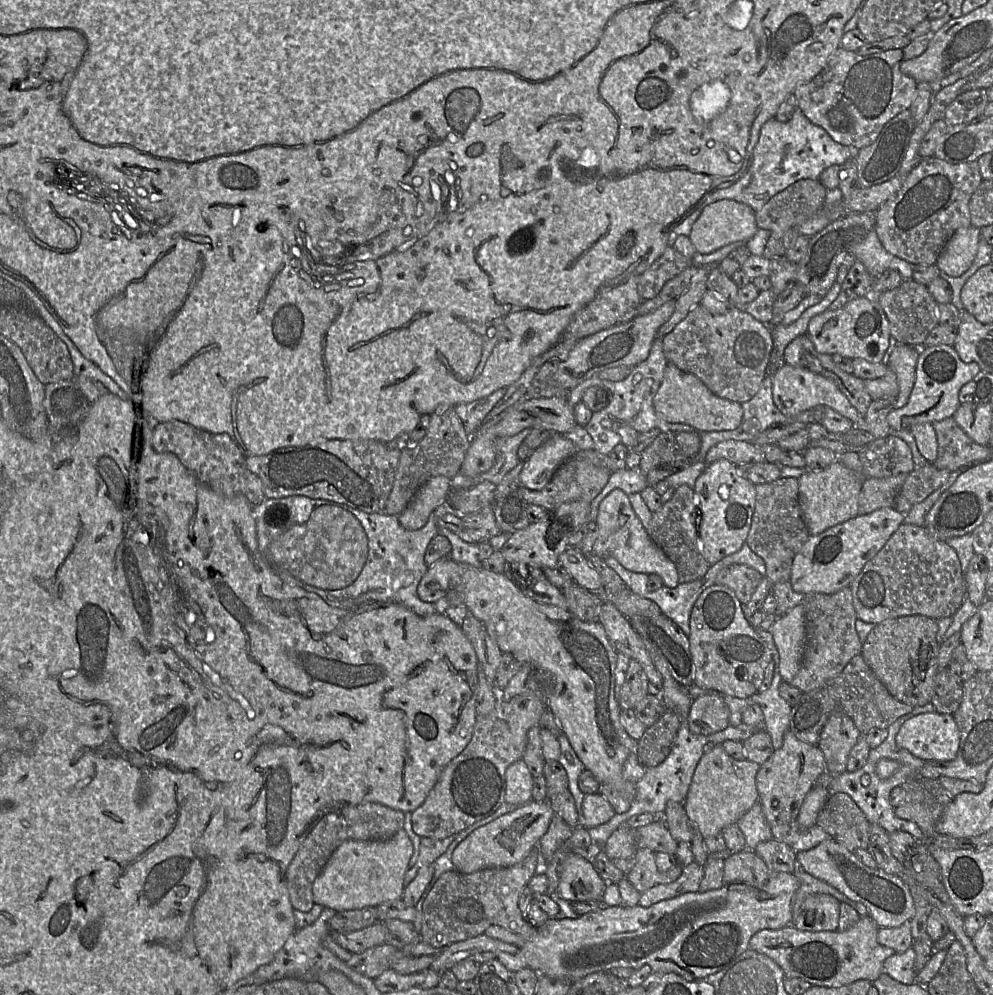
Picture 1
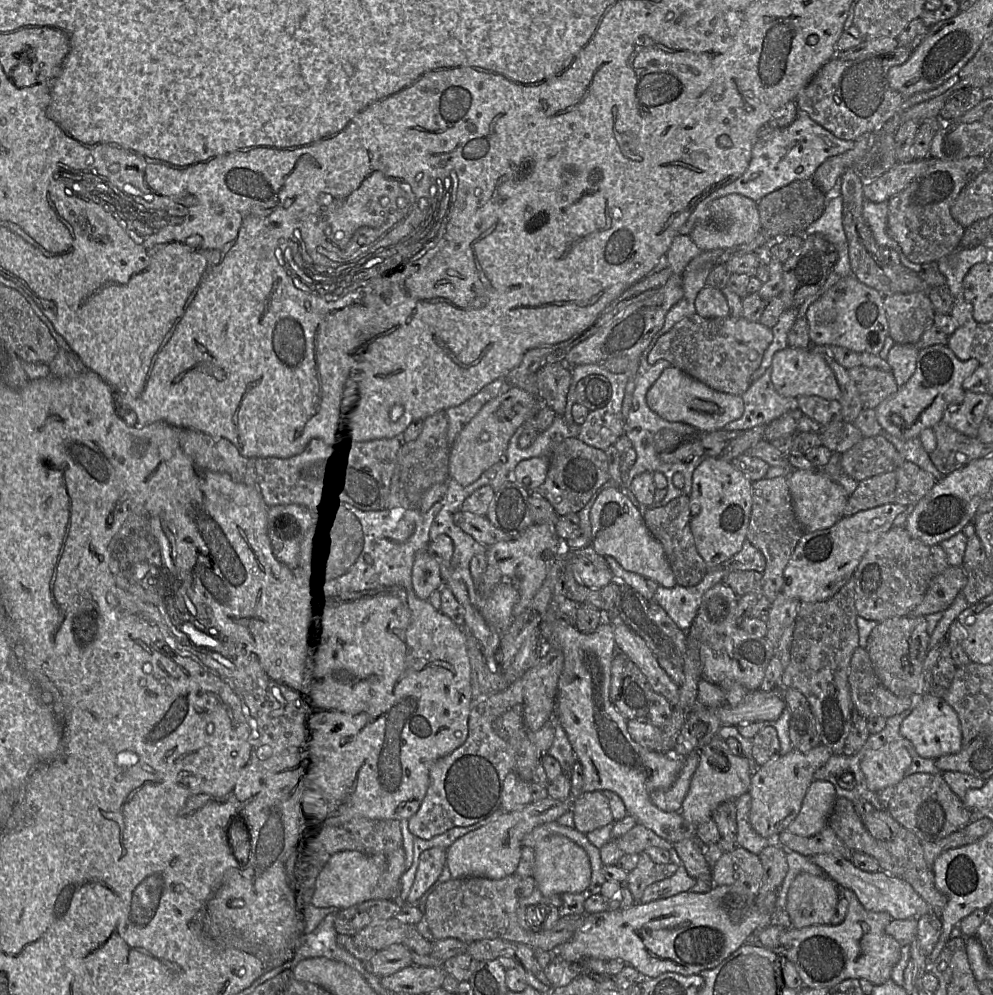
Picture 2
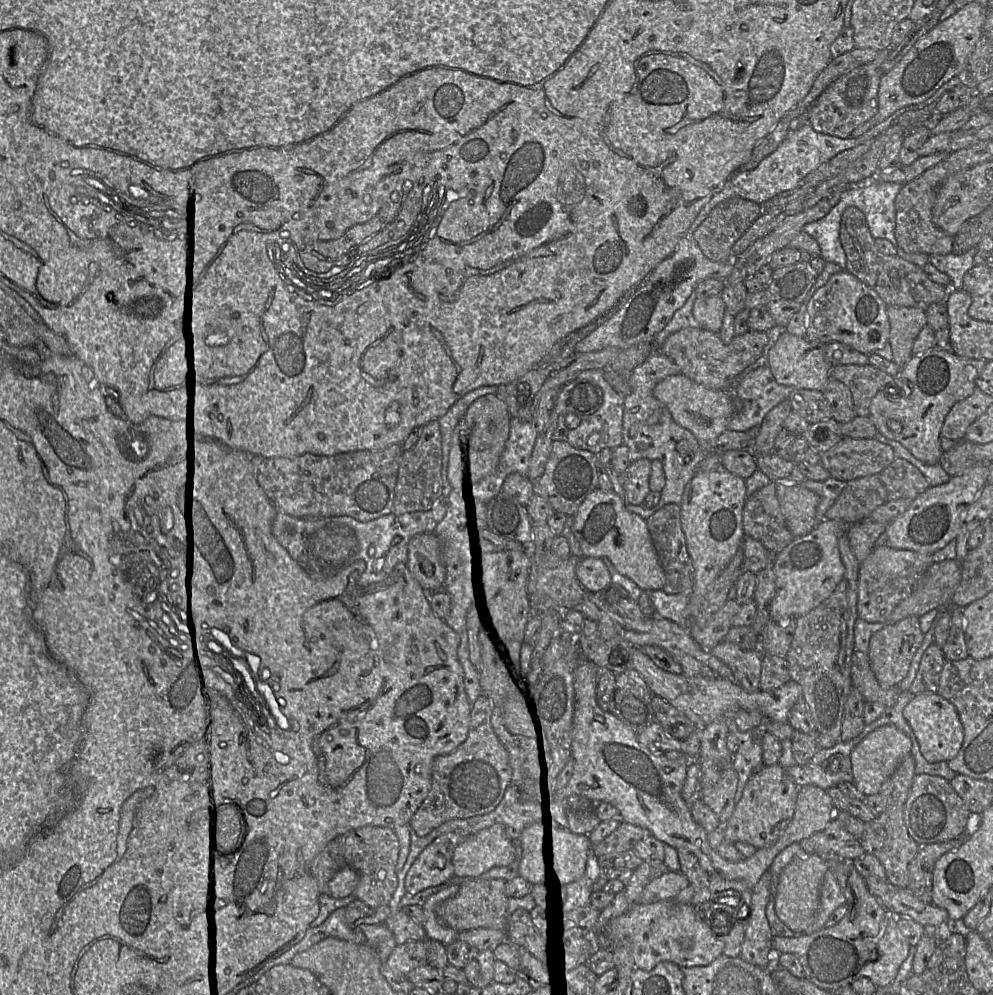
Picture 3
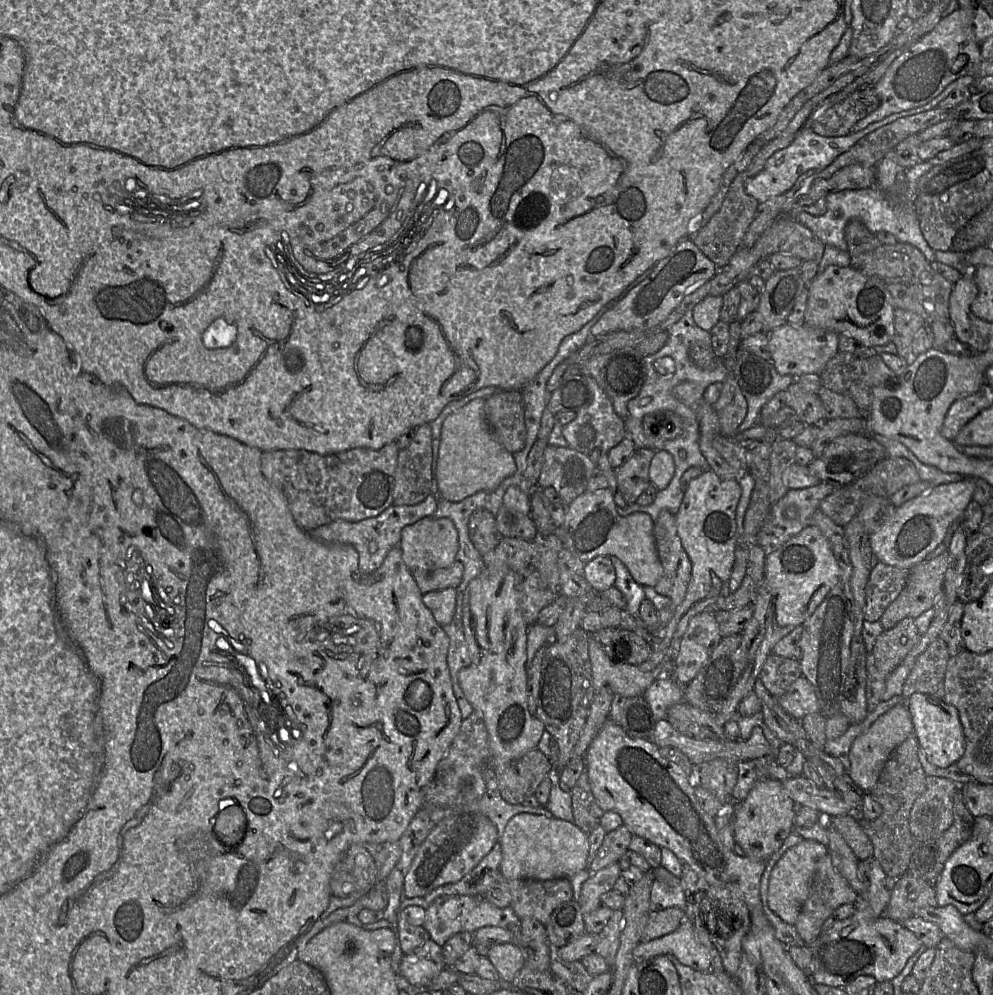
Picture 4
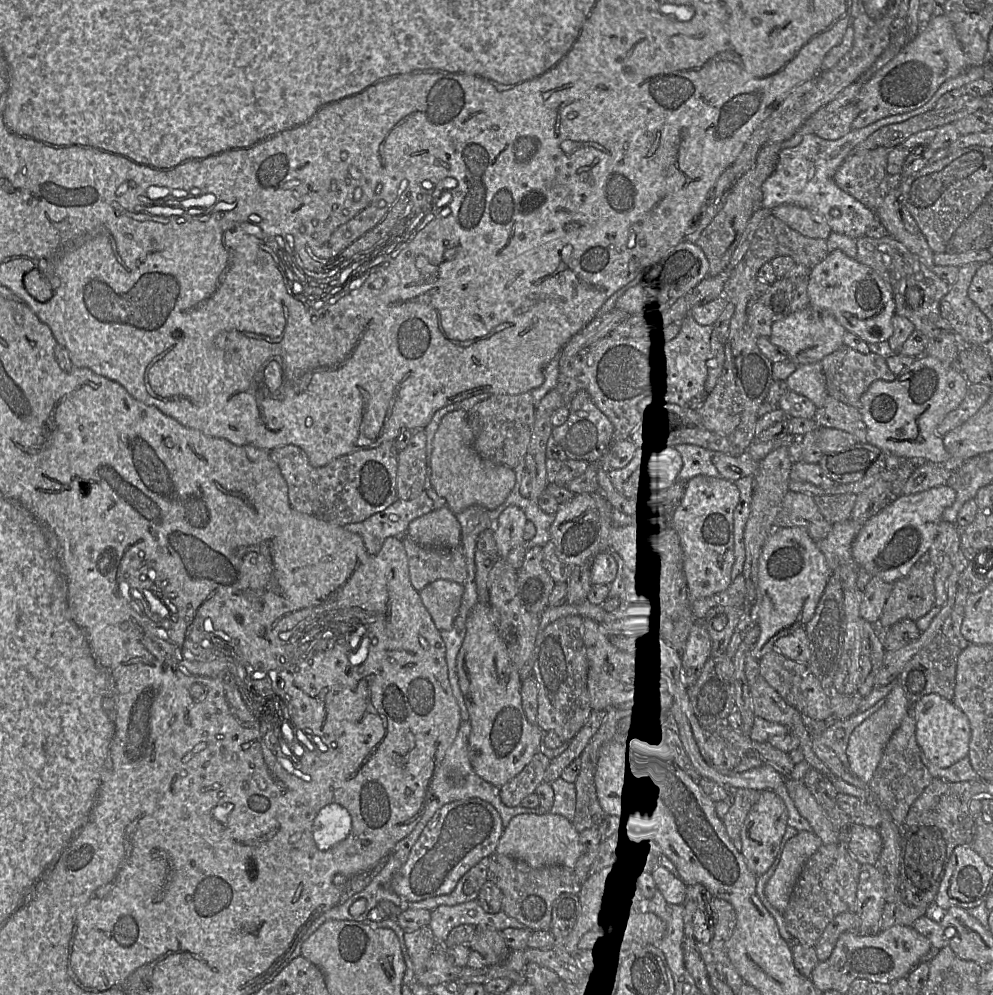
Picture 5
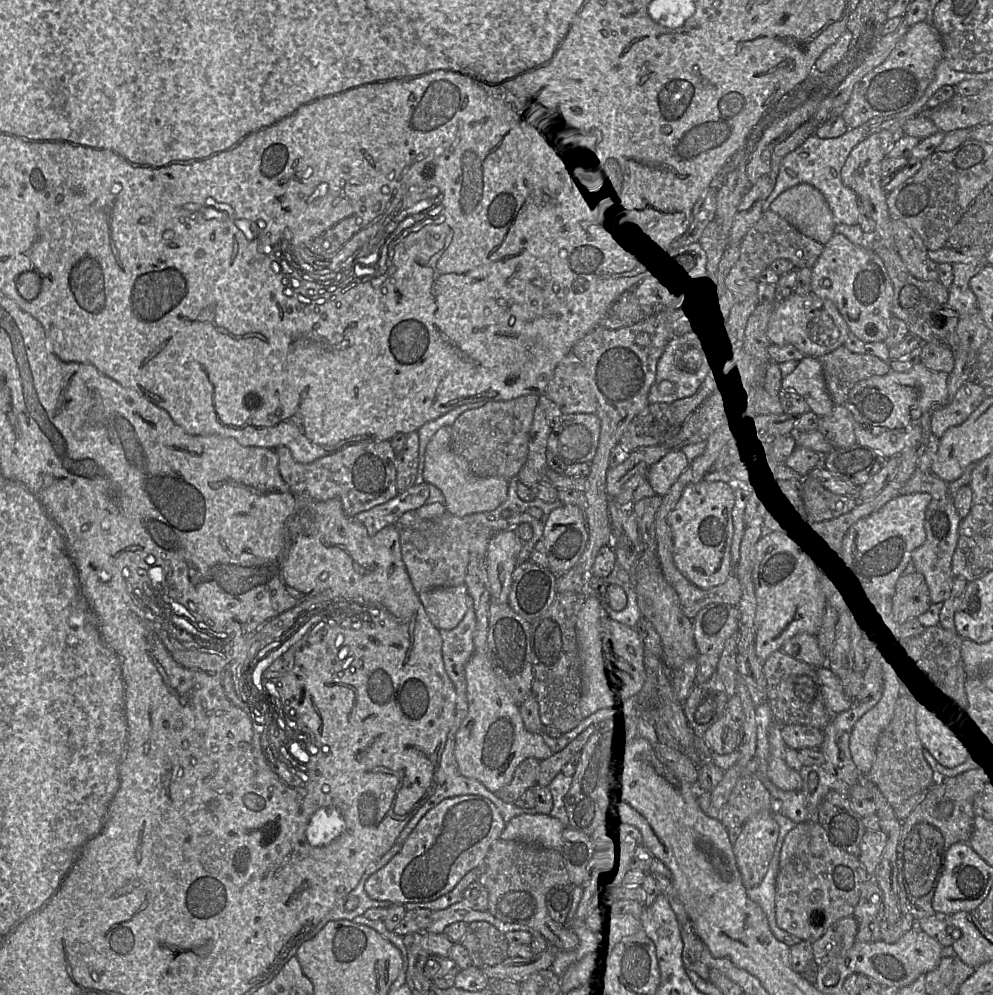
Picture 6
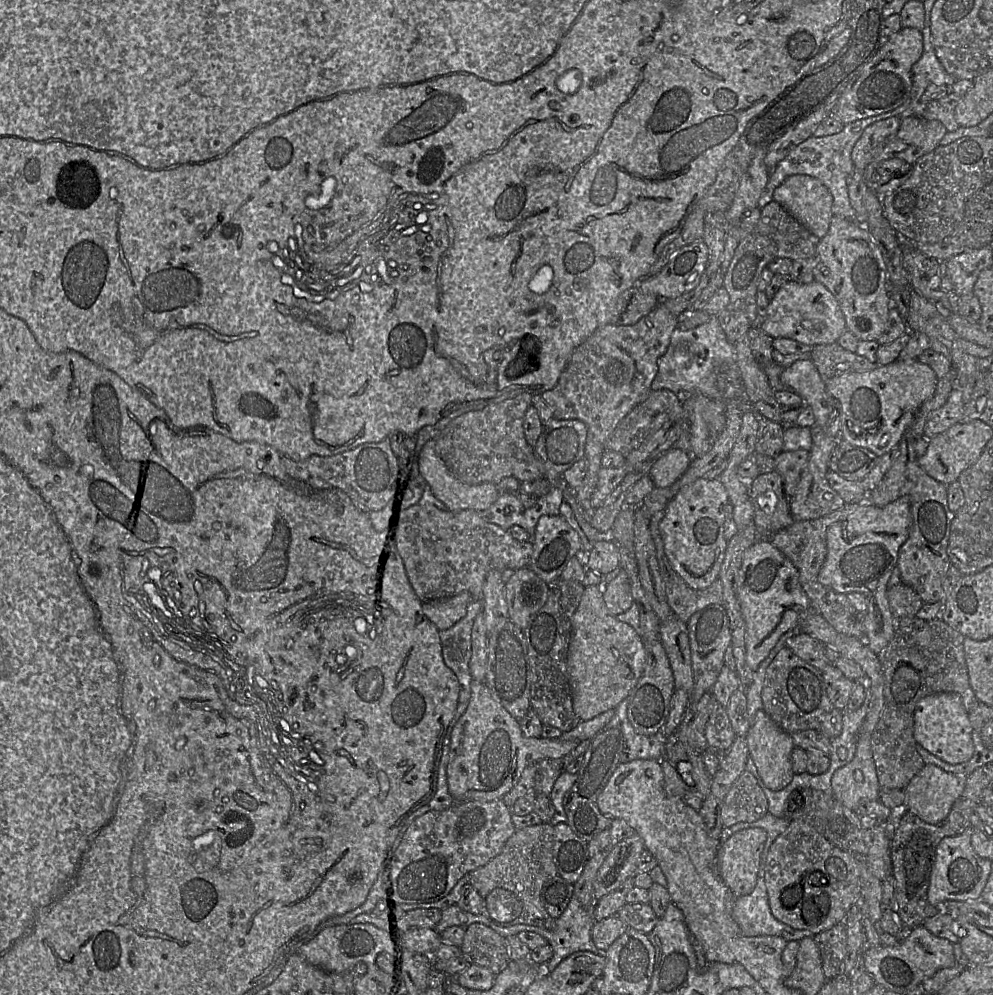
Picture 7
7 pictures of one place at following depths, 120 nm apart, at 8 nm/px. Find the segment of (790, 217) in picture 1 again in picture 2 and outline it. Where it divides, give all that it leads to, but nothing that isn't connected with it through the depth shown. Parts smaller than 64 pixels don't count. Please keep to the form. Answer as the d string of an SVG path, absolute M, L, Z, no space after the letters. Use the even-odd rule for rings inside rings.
M812 179L793 181L758 201L761 231L769 237L770 241L793 234L804 234L805 229L821 216L826 202L827 195L818 188Z

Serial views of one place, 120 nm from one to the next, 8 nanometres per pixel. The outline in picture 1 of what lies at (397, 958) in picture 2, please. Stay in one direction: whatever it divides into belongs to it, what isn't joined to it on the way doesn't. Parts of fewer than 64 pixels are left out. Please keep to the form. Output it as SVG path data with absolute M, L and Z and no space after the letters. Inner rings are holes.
M382 944L369 948L362 953L353 954L346 964L354 971L375 979L390 969L391 959L396 951L395 946Z

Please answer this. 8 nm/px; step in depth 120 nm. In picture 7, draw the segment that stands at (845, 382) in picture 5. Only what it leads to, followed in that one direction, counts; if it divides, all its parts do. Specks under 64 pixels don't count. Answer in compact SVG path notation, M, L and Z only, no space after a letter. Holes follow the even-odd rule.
M837 342L817 345L810 355L824 383L842 374L870 371L877 366L856 352L844 349Z

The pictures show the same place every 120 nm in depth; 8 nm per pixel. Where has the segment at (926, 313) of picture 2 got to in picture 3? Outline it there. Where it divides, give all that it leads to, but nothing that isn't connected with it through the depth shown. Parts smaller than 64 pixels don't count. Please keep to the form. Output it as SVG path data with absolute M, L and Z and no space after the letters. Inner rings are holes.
M887 306L887 315L892 361L903 367L913 356L912 347L917 335L927 325L926 311L918 307Z

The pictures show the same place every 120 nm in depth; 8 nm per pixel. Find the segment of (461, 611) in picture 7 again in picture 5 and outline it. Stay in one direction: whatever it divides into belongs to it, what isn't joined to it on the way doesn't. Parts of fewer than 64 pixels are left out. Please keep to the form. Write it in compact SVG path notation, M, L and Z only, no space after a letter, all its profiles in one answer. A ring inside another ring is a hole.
M448 580L434 581L419 591L425 608L440 631L453 628L463 593L464 585Z

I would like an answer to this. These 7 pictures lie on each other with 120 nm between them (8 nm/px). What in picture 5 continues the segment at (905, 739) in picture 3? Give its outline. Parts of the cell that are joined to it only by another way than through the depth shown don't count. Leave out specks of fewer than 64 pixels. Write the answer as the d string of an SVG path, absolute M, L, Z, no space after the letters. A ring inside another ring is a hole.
M898 680L885 698L884 705L853 730L846 749L849 760L848 769L866 784L872 779L887 742L900 726L911 706Z

